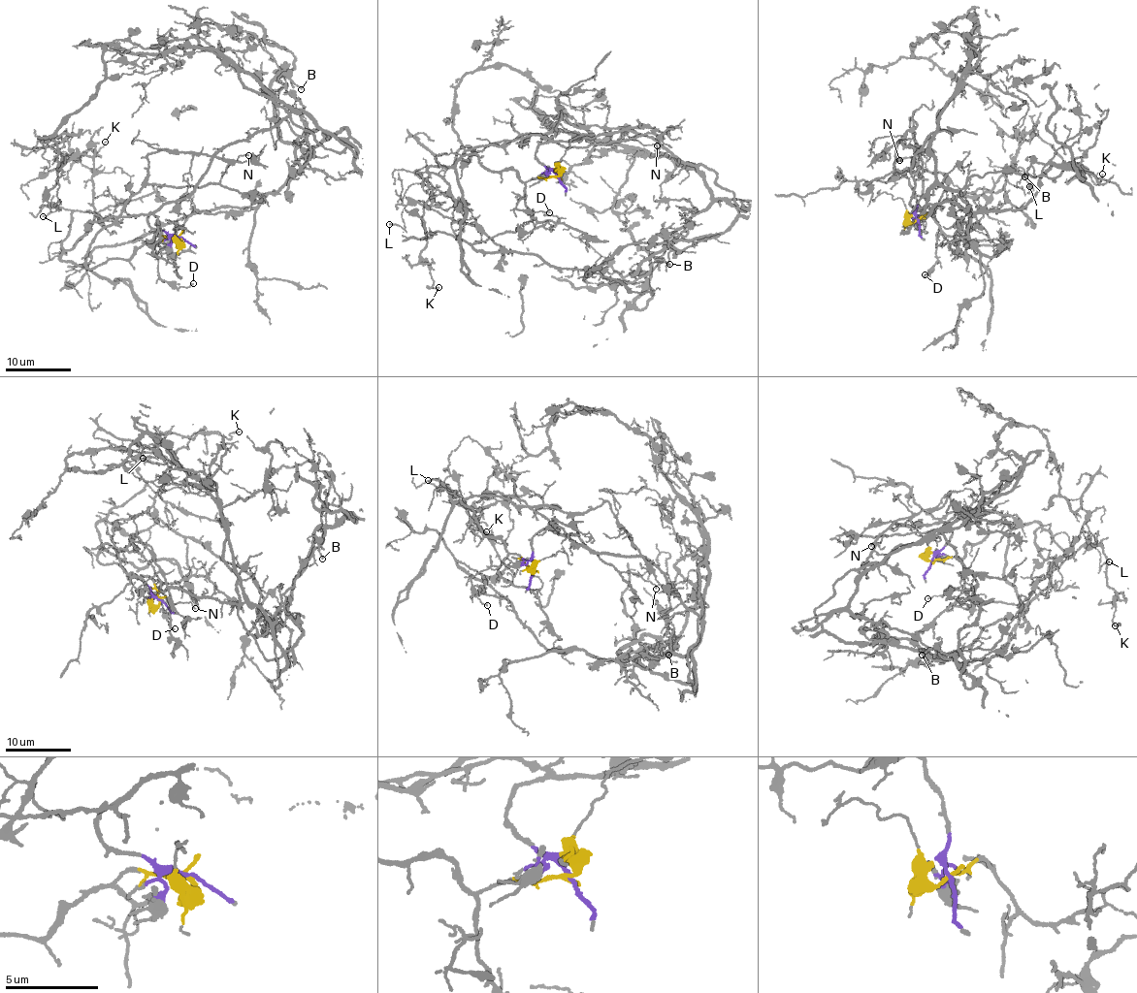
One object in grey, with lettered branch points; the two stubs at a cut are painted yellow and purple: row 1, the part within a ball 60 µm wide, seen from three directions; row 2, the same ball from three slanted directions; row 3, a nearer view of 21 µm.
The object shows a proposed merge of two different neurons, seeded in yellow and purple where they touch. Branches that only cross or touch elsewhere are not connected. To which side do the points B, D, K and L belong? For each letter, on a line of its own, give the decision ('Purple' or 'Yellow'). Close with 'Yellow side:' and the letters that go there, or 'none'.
B: Purple
D: Yellow
K: Yellow
L: Yellow
Yellow side: D, K, L

